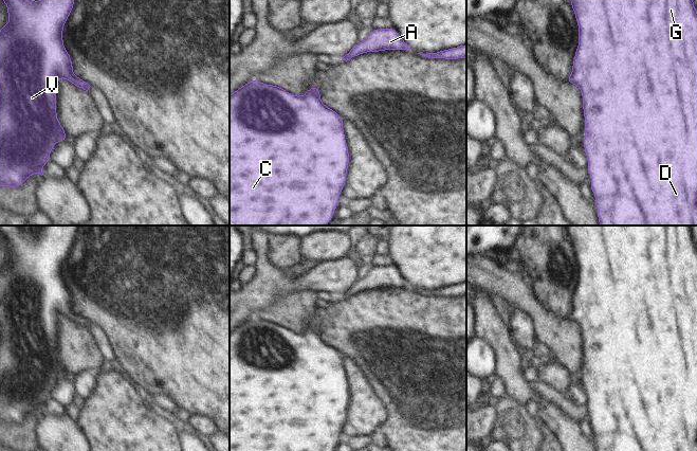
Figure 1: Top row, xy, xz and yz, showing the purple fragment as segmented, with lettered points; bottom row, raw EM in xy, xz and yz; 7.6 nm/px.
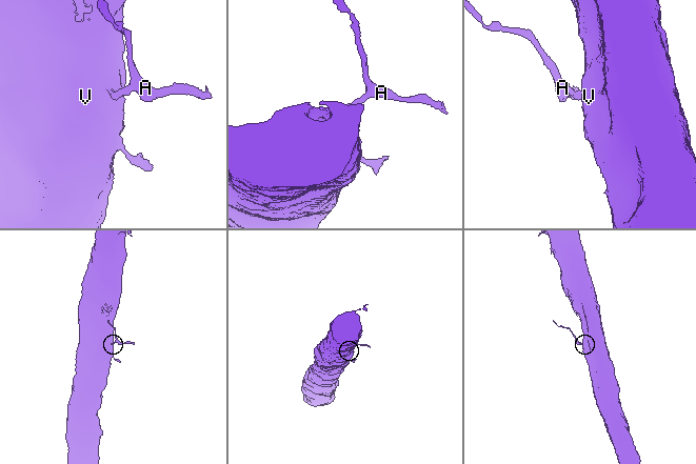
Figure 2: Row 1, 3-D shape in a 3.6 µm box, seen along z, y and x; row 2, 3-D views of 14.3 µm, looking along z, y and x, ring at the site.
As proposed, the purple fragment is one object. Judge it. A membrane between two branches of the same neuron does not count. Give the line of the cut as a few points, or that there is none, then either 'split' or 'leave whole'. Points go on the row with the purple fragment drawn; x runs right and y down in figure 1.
no cut; leave whole

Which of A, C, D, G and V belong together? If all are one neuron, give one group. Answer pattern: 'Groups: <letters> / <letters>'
Groups: A C D G V

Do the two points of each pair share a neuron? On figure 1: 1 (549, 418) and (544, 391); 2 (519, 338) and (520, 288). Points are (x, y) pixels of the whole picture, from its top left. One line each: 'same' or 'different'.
1: different
2: different

